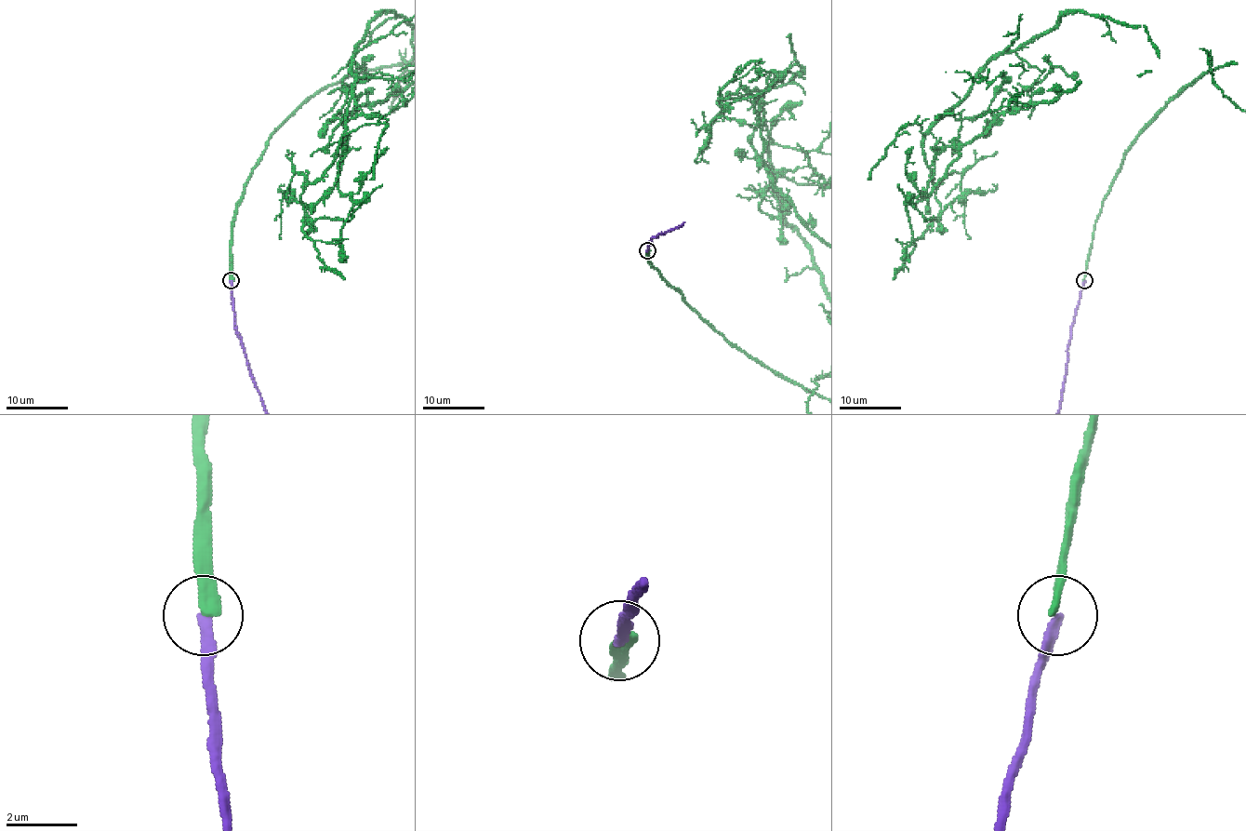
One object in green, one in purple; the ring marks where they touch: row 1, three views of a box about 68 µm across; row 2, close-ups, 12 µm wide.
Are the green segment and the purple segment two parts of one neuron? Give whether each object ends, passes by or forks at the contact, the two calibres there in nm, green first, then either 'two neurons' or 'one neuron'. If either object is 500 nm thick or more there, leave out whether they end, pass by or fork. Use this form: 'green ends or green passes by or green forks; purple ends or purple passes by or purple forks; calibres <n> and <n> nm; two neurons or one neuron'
green ends; purple ends; calibres 320 and 280 nm; two neurons

